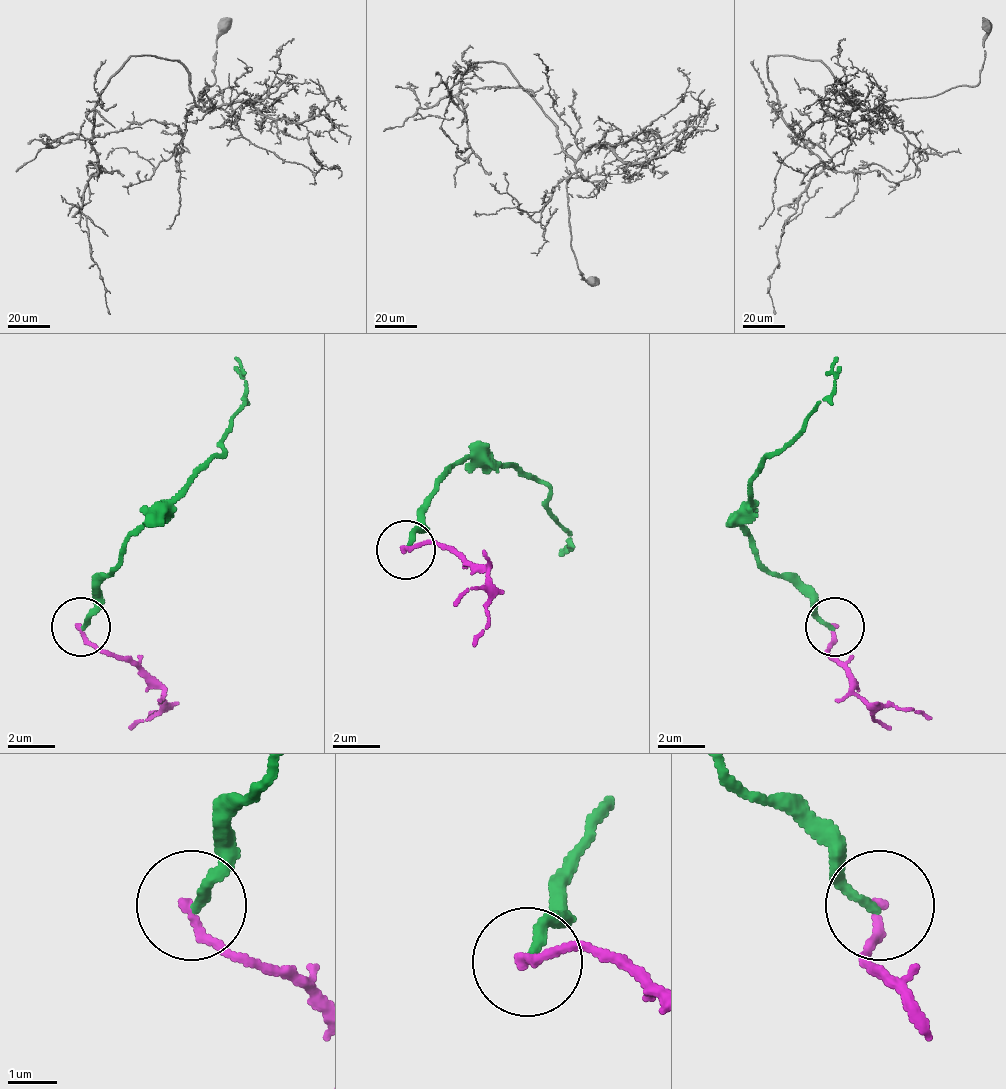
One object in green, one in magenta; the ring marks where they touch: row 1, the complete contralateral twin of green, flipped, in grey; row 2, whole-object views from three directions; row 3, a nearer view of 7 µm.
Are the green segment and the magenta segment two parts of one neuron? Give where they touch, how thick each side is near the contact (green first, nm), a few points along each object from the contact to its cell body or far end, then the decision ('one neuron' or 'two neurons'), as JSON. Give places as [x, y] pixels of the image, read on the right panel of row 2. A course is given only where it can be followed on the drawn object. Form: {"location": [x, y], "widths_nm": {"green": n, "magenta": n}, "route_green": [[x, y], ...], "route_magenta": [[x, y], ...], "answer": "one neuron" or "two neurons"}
{"location": [834, 626], "widths_nm": {"green": 190, "magenta": 190}, "route_green": [[836, 628], [753, 545], [747, 486], [836, 386], [836, 356]], "route_magenta": [[836, 628], [830, 657], [860, 693], [930, 716]], "answer": "two neurons"}

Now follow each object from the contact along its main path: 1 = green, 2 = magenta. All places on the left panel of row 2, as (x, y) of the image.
1: (82, 628), (124, 545), (224, 451), (224, 427), (242, 403), (236, 356)
2: (82, 628), (100, 651), (124, 657), (159, 693), (165, 710), (147, 716)

